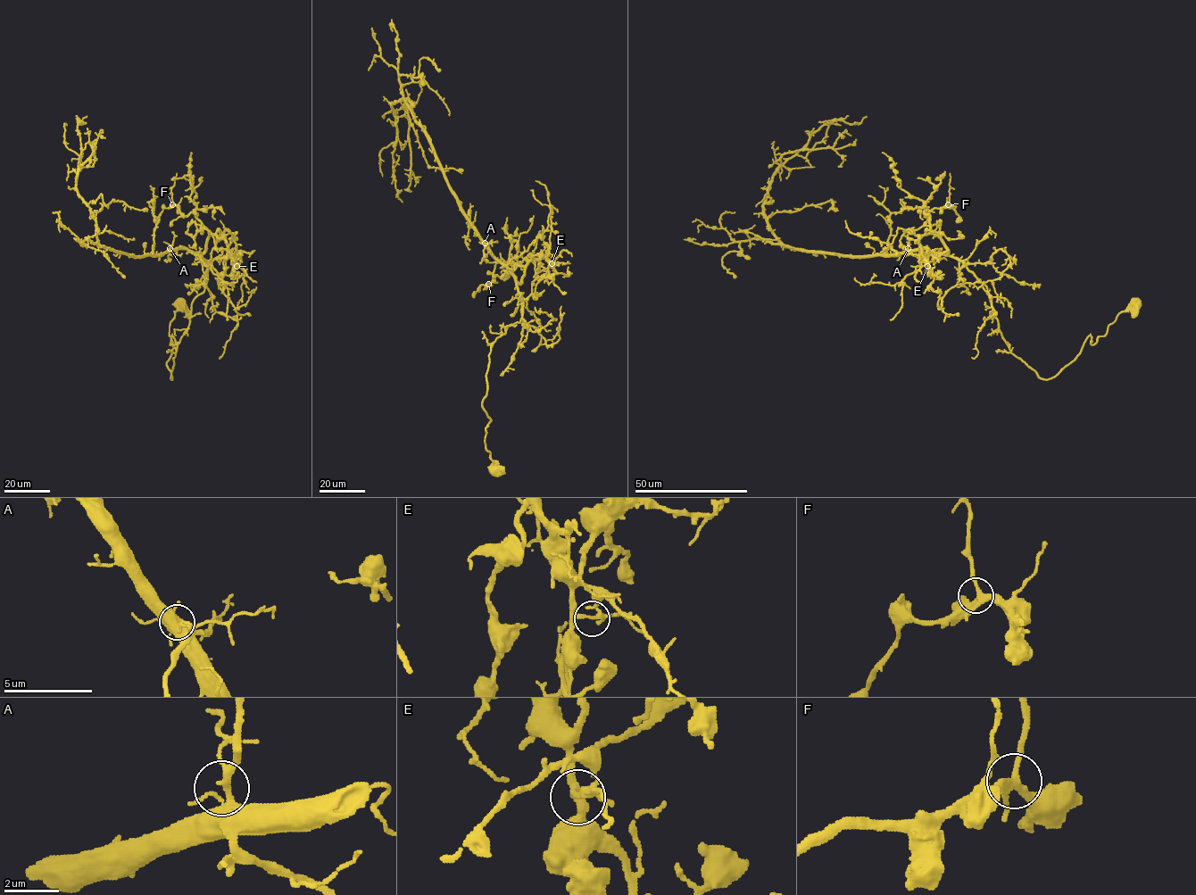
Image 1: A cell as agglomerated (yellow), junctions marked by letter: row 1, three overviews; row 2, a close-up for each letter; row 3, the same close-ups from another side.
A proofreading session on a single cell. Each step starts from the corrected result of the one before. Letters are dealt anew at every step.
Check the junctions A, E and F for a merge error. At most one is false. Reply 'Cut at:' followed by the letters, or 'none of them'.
Cut at: E

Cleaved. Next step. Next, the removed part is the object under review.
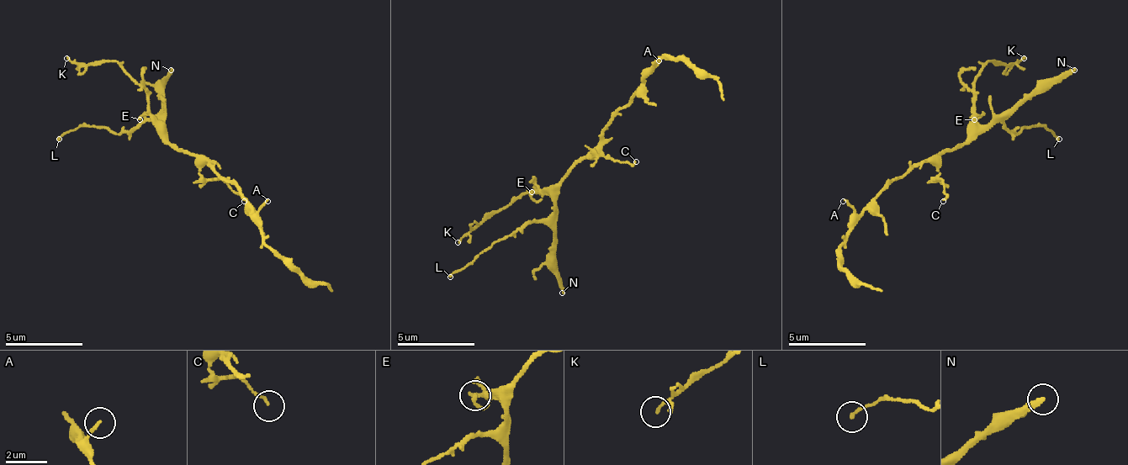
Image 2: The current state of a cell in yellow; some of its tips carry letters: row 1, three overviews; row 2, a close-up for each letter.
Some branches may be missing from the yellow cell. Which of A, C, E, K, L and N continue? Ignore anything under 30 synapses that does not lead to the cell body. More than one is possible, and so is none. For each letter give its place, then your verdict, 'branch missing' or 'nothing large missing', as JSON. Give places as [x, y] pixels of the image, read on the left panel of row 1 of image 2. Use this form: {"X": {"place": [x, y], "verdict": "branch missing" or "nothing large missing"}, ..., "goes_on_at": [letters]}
{"A": {"place": [267, 201], "verdict": "nothing large missing"}, "C": {"place": [244, 201], "verdict": "nothing large missing"}, "E": {"place": [140, 119], "verdict": "nothing large missing"}, "K": {"place": [66, 58], "verdict": "nothing large missing"}, "L": {"place": [59, 139], "verdict": "nothing large missing"}, "N": {"place": [171, 70], "verdict": "branch missing"}, "goes_on_at": ["N"]}

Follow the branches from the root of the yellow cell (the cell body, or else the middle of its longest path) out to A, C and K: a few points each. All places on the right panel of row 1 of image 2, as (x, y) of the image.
A: (924, 162), (920, 166), (912, 166), (885, 189), (881, 189), (858, 212), (855, 212), (843, 201)
C: (924, 162), (928, 162), (943, 182), (943, 192), (947, 197), (943, 201)
K: (924, 162), (935, 162), (966, 139), (966, 124), (974, 112), (974, 77), (989, 61), (1020, 61), (1024, 58)

